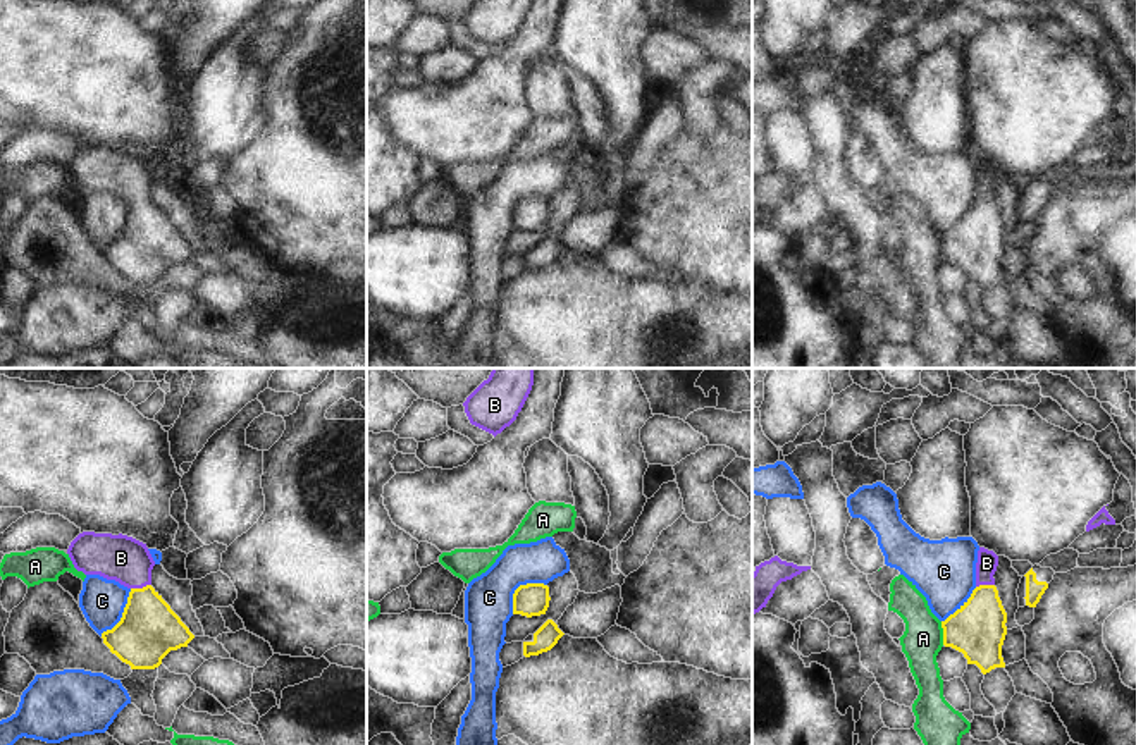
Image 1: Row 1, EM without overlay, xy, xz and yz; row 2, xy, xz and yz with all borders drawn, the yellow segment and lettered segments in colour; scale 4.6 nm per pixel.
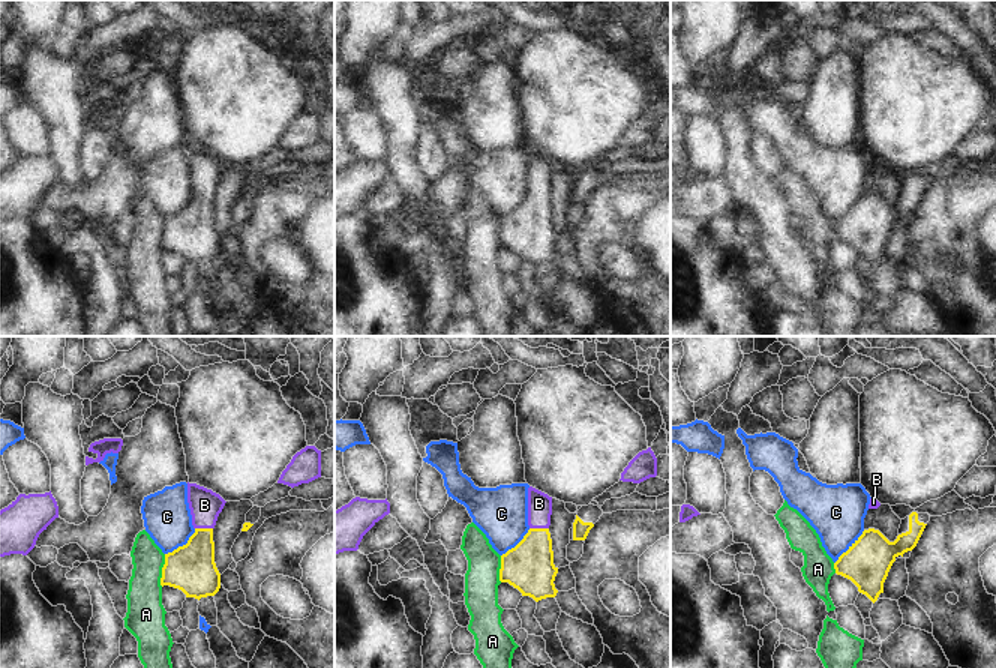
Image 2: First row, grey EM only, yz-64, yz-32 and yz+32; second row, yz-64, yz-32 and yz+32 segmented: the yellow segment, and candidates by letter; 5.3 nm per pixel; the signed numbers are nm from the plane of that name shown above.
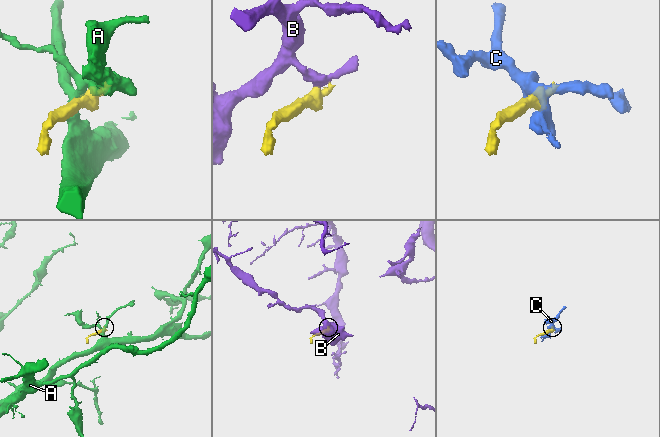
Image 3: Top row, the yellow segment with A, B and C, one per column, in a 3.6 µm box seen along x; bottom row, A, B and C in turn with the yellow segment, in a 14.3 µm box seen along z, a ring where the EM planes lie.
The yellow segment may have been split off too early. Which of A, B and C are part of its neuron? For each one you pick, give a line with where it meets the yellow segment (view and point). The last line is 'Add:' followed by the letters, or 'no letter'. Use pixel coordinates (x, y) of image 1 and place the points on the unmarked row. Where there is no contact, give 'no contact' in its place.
B: meets yellow in xy at (140, 203)
Add: B

